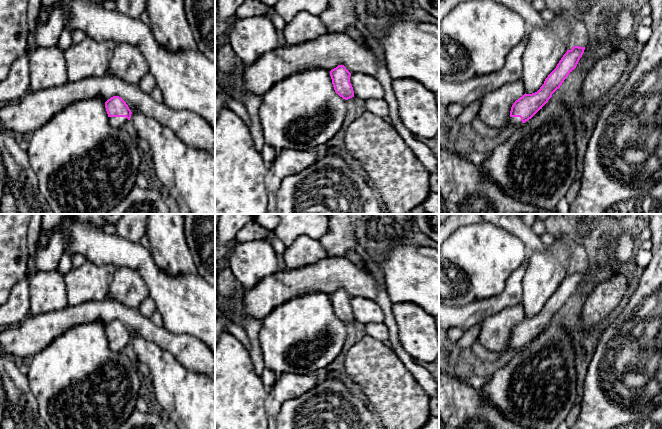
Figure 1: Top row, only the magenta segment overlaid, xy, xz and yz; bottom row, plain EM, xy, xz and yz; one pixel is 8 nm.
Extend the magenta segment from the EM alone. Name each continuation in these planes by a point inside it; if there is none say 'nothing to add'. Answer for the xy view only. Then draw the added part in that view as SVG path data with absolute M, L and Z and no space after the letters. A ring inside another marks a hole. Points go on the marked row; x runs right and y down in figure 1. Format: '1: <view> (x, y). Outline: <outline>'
1: xy (116, 122). Outline: M109 117L109 123L113 127L122 127L129 124L129 120L126 117Z

